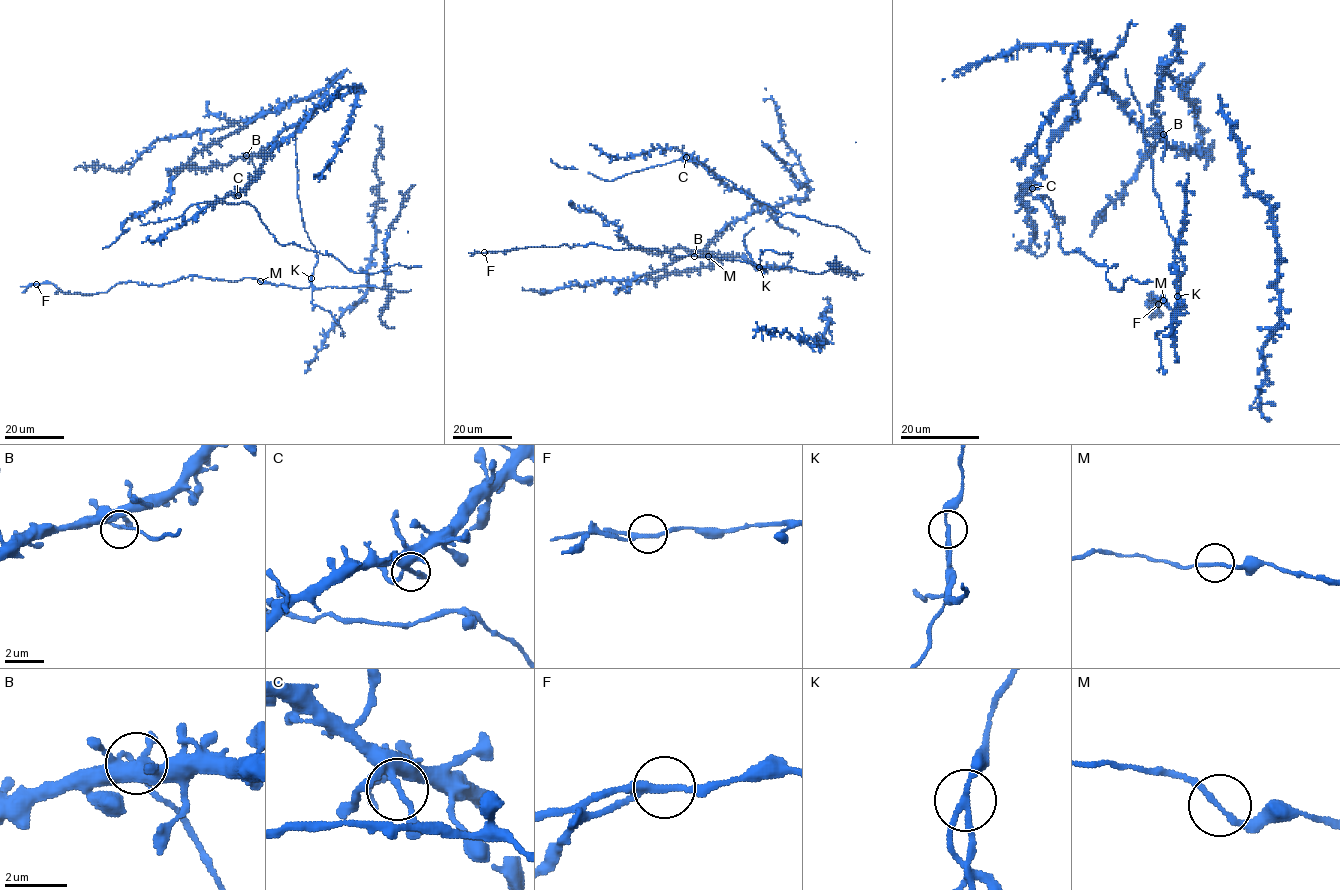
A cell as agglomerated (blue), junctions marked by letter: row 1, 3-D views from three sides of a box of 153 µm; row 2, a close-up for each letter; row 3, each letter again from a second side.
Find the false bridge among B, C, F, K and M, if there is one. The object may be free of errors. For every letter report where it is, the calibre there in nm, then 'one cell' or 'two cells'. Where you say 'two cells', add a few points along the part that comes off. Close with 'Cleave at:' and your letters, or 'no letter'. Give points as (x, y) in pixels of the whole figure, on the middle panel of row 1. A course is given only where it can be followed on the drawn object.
B: at (694, 256); 130 nm thick; one cell
C: at (686, 157); 220 nm thick; one cell
F: at (484, 252); 200 nm thick; one cell
K: at (759, 267); 170 nm thick; two cells; foreign part runs (759, 266), (760, 257), (766, 250), (791, 257)
M: at (708, 256); 170 nm thick; one cell
Cleave at: K

